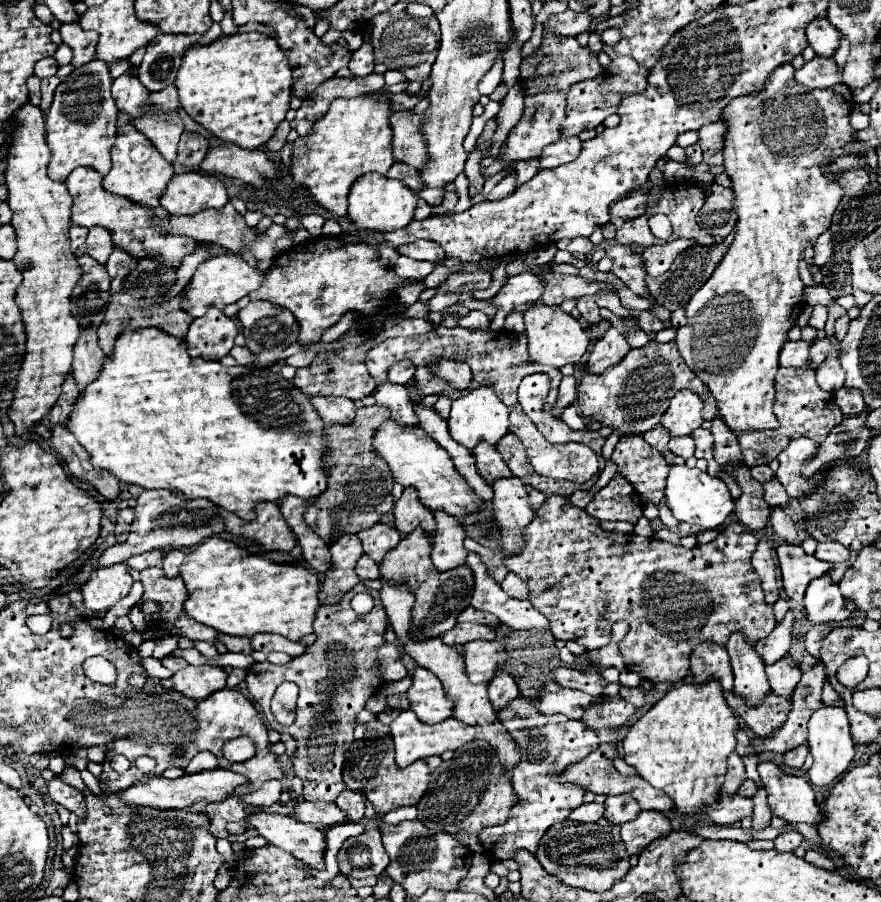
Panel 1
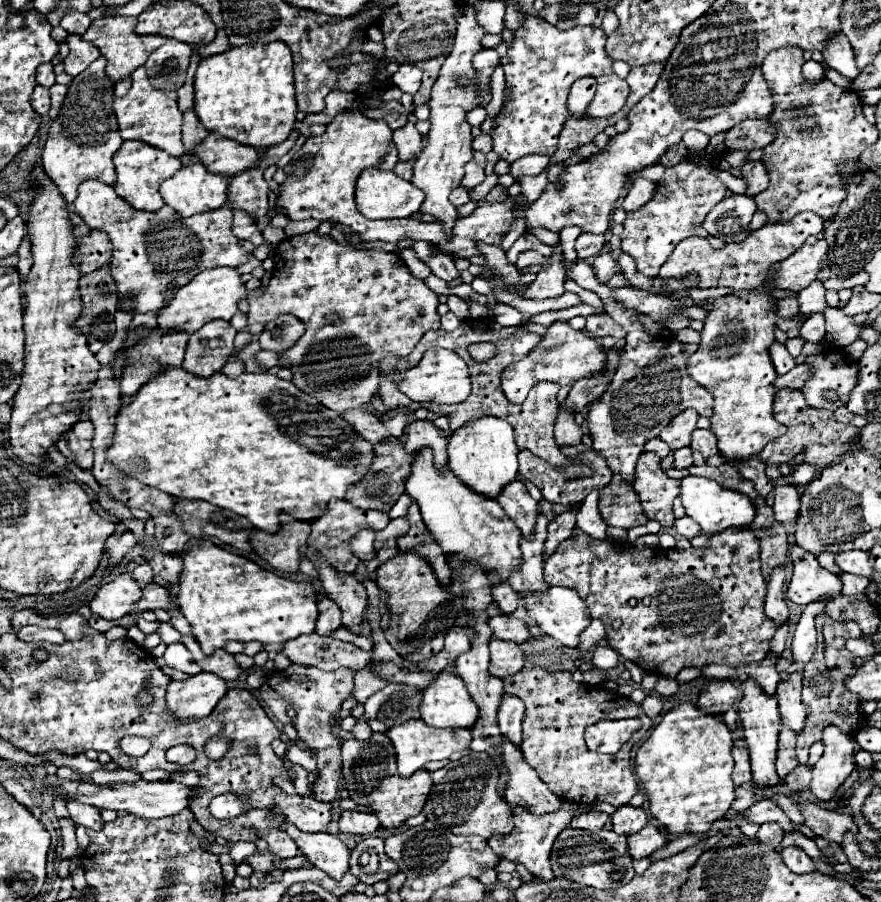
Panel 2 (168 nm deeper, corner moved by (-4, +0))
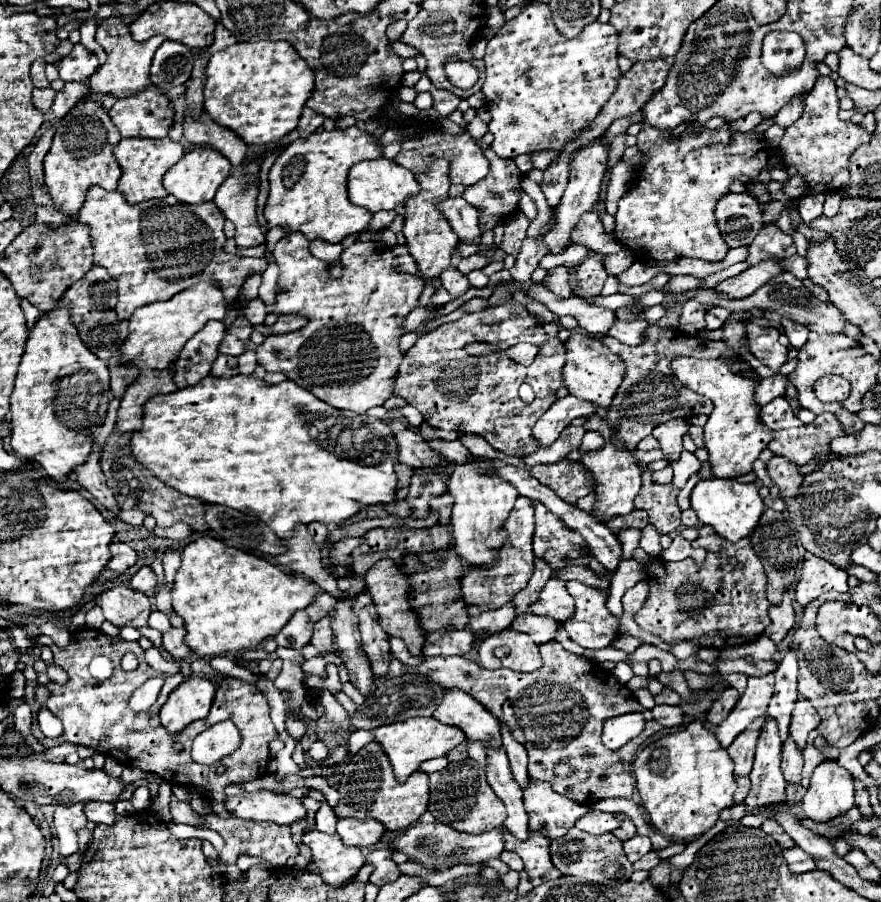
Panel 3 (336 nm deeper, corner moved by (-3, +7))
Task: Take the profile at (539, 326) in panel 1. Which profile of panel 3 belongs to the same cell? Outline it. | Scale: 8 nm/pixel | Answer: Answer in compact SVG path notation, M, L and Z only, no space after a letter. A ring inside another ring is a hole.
M575 332L569 336L567 342L563 342L563 346L567 356L563 366L563 384L569 390L569 394L583 400L591 400L601 408L607 408L623 380L623 374L625 374L623 360L617 354L613 354L605 344L601 344L597 338L591 338L587 334Z

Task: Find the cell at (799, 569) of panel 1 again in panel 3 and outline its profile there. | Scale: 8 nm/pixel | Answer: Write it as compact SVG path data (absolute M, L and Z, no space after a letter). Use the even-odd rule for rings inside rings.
M805 552L801 562L801 578L795 584L795 600L801 606L807 606L811 600L821 596L823 592L847 592L847 572L827 564L827 560Z

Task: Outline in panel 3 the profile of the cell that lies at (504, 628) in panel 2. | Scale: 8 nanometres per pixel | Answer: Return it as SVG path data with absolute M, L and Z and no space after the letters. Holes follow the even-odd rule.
M519 614L511 624L509 630L519 630L531 636L535 644L545 644L555 638L557 632L557 620L551 620L547 616L535 616L535 614Z

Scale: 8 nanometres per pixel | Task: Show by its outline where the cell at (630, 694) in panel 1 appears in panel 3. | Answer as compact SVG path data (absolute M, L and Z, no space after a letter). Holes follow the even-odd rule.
M657 704L651 710L653 718L661 724L661 726L679 726L683 724L683 712L679 706L667 706L667 704Z

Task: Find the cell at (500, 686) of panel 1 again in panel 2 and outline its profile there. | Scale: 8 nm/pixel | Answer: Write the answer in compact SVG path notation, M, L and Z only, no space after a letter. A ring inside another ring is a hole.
M504 695L498 711L498 725L502 737L516 747L522 745L522 715L524 703L520 703L520 699L516 699L514 695Z

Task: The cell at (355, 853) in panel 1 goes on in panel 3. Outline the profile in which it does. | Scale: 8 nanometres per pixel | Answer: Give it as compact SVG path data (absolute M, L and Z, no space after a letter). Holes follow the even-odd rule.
M383 848L383 850L371 850L367 854L367 864L373 866L373 872L369 876L369 882L373 882L375 886L383 886L387 882L393 882L401 876L397 864L391 858L391 850Z

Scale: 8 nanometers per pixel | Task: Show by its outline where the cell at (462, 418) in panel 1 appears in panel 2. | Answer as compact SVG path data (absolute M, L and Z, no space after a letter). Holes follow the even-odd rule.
M482 417L476 423L468 423L458 429L448 443L448 457L452 473L470 487L474 493L484 495L488 499L496 499L502 489L512 483L518 475L518 449L514 443L514 431L504 419Z

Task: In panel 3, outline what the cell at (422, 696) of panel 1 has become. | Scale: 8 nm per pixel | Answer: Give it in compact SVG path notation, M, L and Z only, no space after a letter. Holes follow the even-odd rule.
M447 688L447 696L443 696L439 708L433 712L433 718L461 728L469 740L491 740L495 746L501 744L499 720L491 716L473 696L459 692L459 688Z

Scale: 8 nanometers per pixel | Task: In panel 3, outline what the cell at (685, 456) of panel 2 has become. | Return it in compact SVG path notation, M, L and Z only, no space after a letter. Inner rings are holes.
M683 450L681 456L679 456L679 460L675 460L675 462L671 464L671 468L673 468L673 472L675 472L673 484L675 484L677 488L683 488L685 482L687 482L687 478L689 478L691 474L695 474L695 472L699 470L699 466L701 466L701 462L697 460L697 456L691 454L691 452L687 452L687 450Z

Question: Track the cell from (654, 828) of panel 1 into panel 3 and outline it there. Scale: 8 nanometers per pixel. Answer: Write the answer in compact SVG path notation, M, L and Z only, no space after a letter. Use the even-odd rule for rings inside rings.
M633 836L631 840L625 840L623 842L623 848L625 848L625 852L627 852L627 858L631 860L631 862L637 862L641 856L645 856L653 846L651 846L651 840L649 840L649 836Z

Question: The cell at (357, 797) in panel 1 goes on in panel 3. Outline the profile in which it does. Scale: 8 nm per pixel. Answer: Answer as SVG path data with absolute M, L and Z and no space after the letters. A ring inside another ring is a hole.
M343 818L337 822L337 834L347 846L371 846L381 838L383 832L385 828L377 820Z

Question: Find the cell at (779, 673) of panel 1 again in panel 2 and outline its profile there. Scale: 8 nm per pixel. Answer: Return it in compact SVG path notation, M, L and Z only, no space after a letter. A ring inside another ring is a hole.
M796 673L788 683L780 683L776 697L778 697L778 707L782 715L782 723L790 727L794 733L802 733L806 727L806 707L802 705L800 699L802 691L802 675Z

